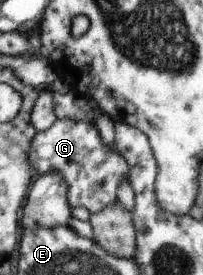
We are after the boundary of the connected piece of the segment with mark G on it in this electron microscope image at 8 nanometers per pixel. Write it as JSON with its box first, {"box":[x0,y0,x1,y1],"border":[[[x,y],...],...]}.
{"box":[32,119,128,215],"border":[[[56,119],[56,122],[48,130],[40,131],[34,136],[32,141],[32,170],[36,170],[37,176],[48,170],[56,170],[66,184],[66,200],[70,209],[76,208],[76,206],[86,208],[91,215],[118,201],[120,182],[127,178],[128,165],[127,162],[124,162],[123,155],[108,148],[107,143],[103,142],[102,136],[99,134],[99,129],[92,123]]]}

